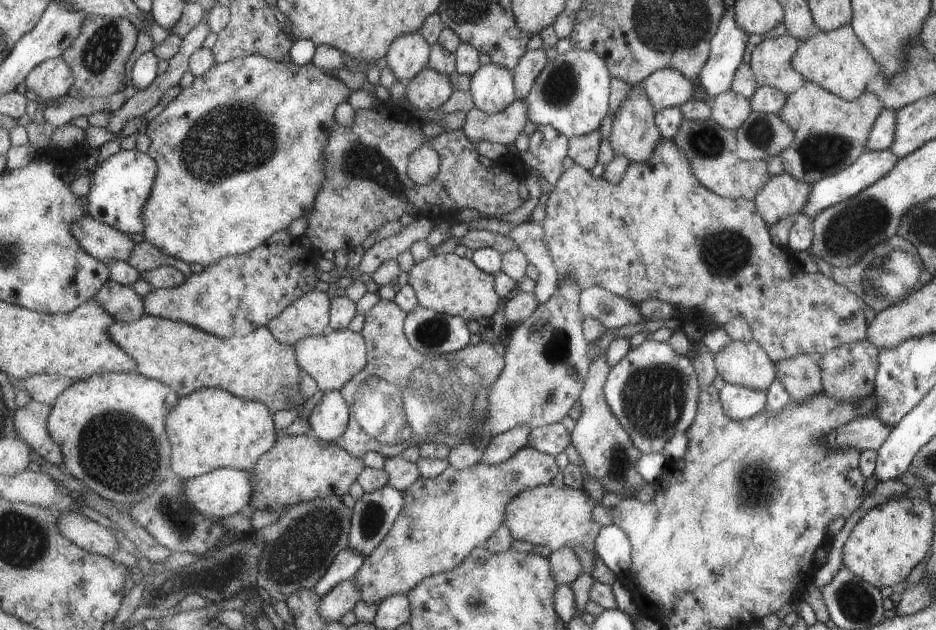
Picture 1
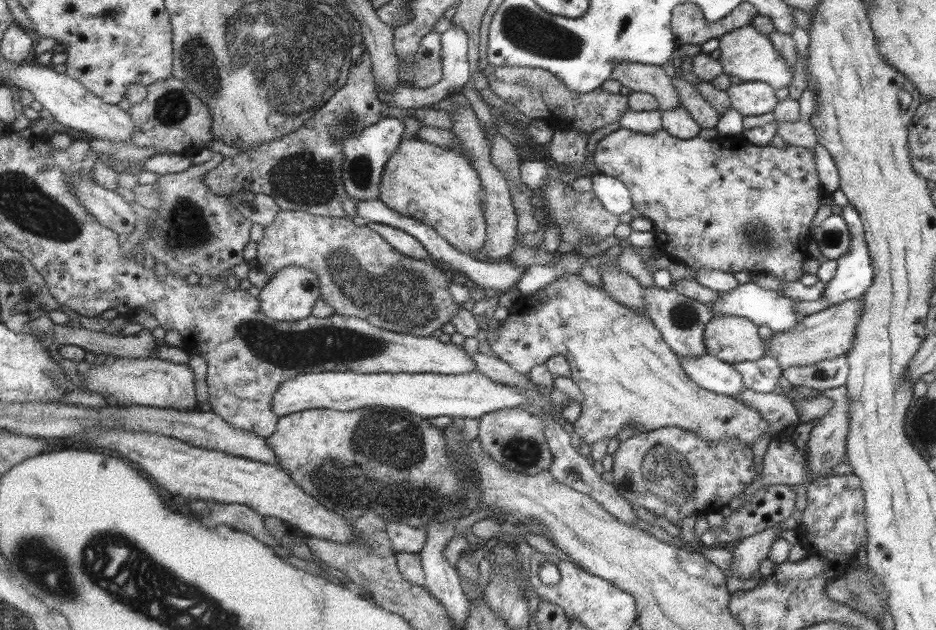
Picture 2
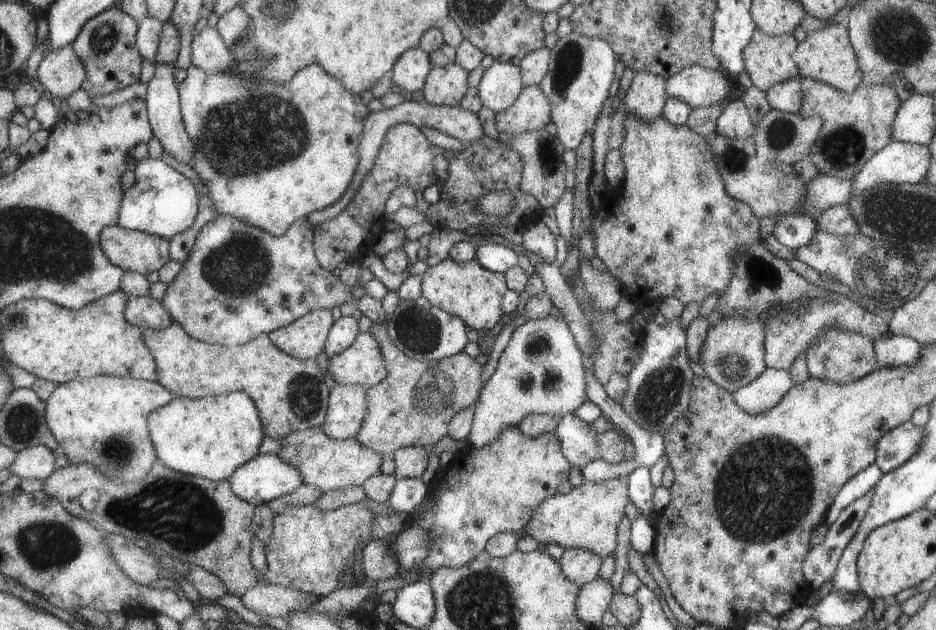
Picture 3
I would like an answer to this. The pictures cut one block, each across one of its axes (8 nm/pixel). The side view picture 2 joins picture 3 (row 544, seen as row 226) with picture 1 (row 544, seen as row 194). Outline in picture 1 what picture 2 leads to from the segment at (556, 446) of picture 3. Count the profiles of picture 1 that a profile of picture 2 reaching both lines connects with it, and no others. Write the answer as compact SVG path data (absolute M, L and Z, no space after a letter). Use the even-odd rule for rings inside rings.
M526 446L497 466L476 463L463 470L455 470L447 466L439 476L433 479L419 477L402 492L402 511L398 513L390 532L387 532L375 550L364 558L352 577L353 584L359 590L359 600L366 604L379 604L389 596L409 593L429 576L458 567L475 548L483 546L485 540L490 539L502 527L507 504L519 492L535 486L550 485L551 480L559 471L555 457Z

